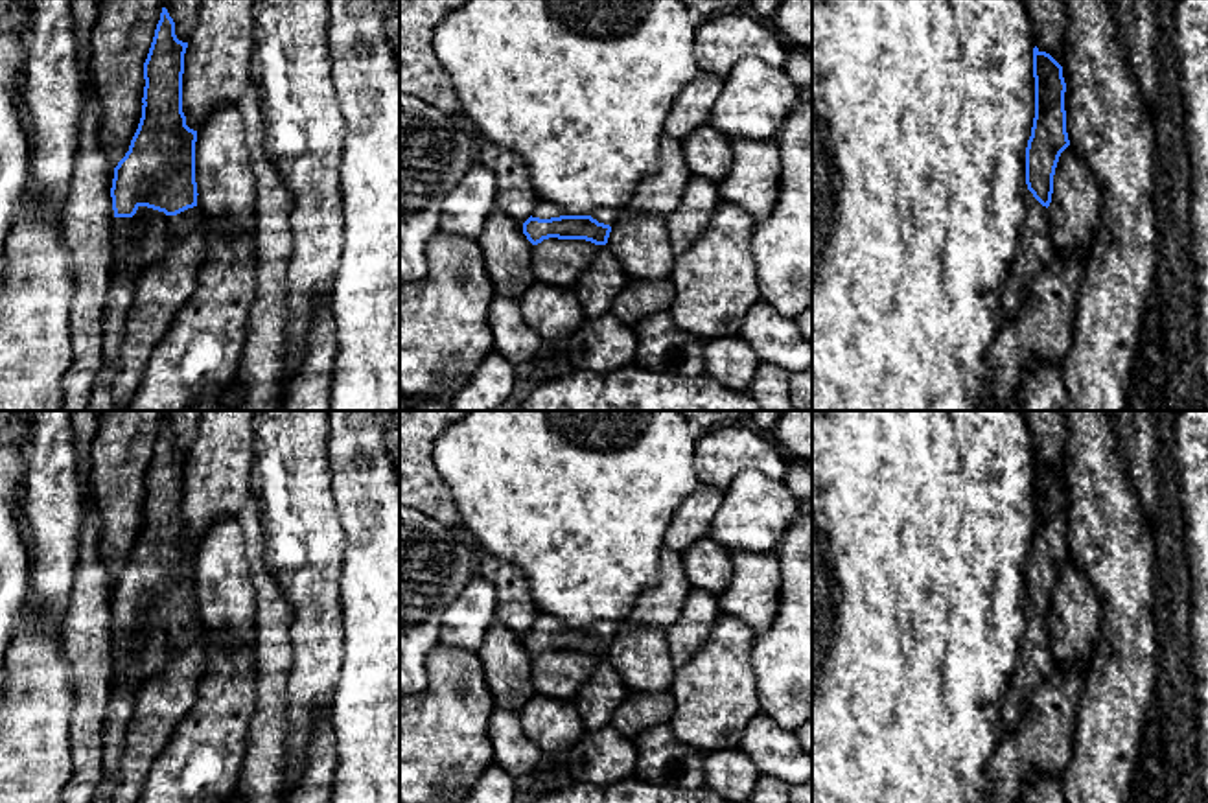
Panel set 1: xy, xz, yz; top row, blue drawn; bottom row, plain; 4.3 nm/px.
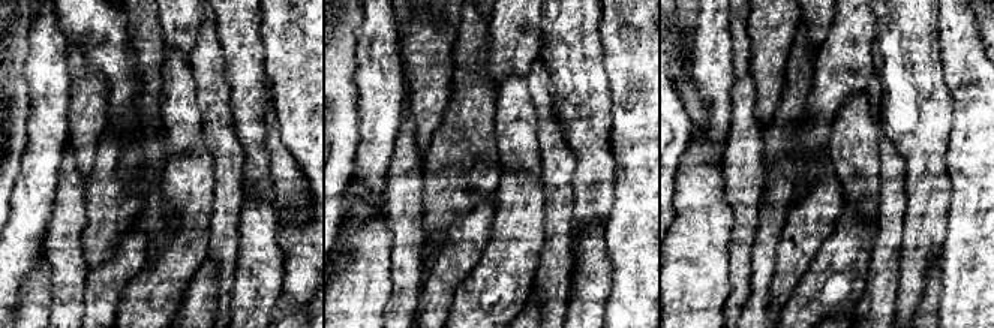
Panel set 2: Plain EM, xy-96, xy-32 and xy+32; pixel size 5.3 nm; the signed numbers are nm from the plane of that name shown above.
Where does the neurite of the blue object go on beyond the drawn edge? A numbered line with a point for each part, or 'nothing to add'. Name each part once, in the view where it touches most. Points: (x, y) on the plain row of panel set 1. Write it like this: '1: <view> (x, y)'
1: xy (157, 643)

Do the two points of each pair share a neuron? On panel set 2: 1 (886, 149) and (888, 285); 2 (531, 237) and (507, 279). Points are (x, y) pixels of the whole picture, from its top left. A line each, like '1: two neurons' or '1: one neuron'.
1: one neuron
2: one neuron

